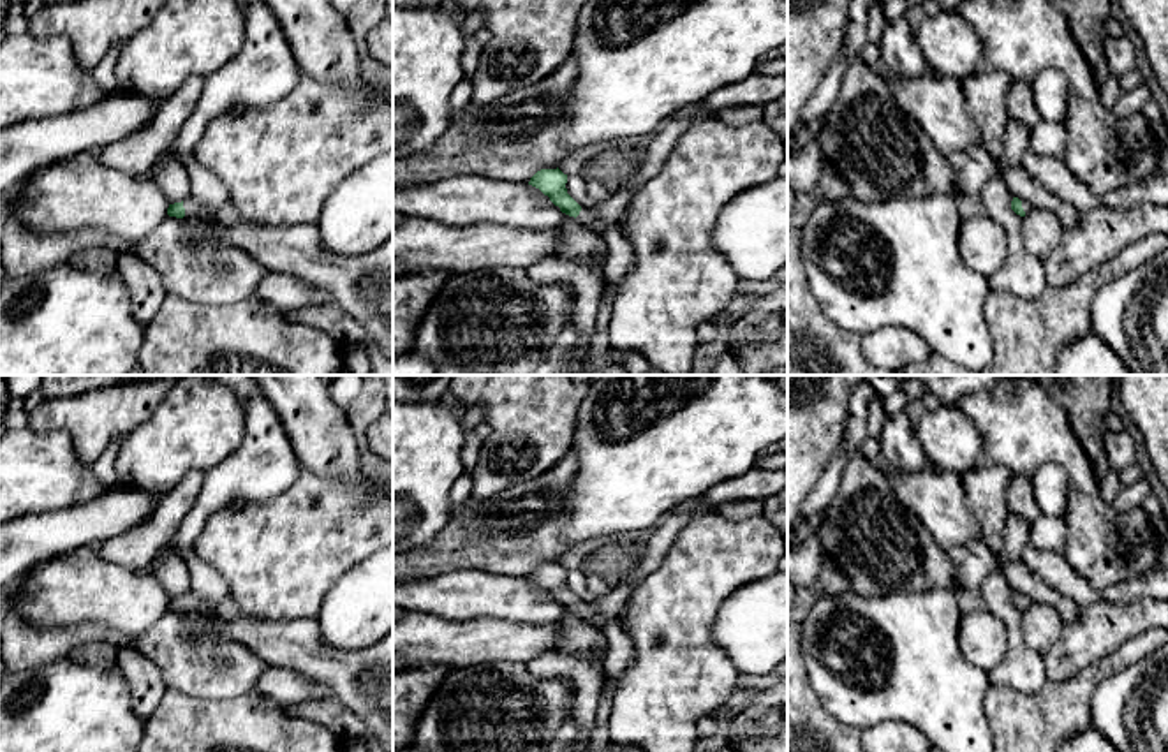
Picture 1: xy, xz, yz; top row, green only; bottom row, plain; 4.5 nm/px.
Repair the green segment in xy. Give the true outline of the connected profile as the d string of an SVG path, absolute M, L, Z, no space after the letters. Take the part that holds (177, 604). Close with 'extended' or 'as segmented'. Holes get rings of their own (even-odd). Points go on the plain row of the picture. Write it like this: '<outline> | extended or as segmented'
M187 592L181 597L169 599L167 609L176 613L183 613L183 611L199 613L199 611L211 611L211 609L224 609L224 608L218 604L211 604L208 601L203 601L192 592Z | extended

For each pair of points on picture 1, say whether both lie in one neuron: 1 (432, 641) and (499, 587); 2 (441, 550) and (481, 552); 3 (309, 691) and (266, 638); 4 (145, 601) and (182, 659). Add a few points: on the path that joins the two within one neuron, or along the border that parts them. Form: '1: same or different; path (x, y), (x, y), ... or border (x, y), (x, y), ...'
1: different; border (414, 611), (450, 620), (495, 619)
2: same; path (451, 550), (471, 550)
3: different; border (270, 664), (291, 668), (328, 689)
4: different; border (168, 610), (140, 636), (133, 648)

